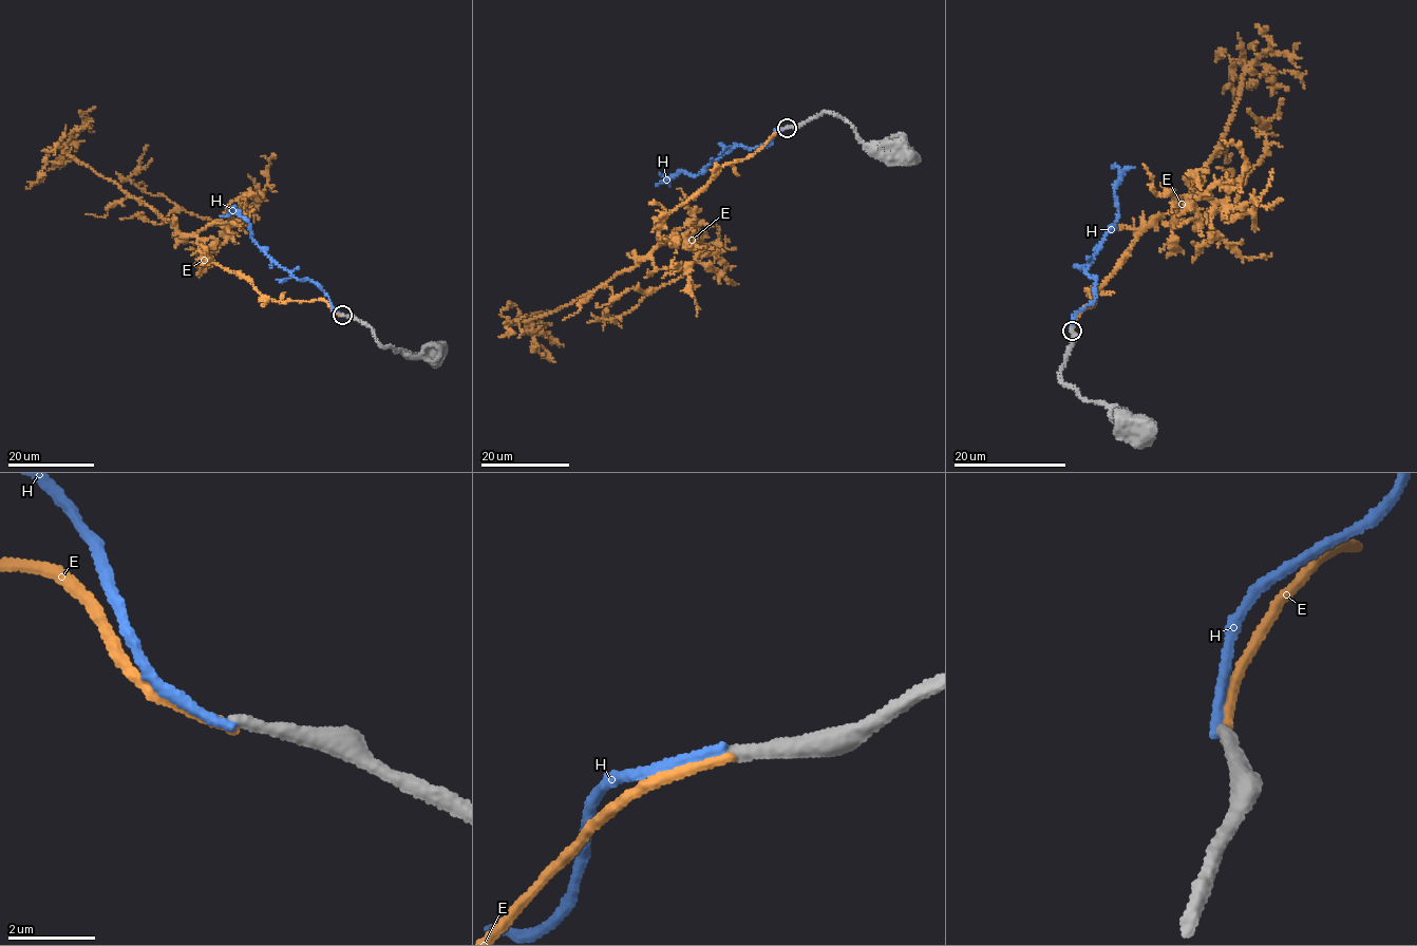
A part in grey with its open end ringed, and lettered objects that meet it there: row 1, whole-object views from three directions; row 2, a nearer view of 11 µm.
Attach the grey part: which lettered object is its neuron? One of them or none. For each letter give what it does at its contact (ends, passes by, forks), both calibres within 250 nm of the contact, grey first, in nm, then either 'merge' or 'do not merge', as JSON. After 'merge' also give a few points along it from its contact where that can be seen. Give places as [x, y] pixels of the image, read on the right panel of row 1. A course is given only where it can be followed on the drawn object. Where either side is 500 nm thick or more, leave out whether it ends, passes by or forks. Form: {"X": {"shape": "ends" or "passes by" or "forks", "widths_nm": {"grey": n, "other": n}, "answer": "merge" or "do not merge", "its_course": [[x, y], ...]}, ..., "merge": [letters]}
{"E": {"shape": "ends", "widths_nm": {"grey": 320, "other": 240}, "answer": "do not merge"}, "H": {"shape": "ends", "widths_nm": {"grey": 320, "other": 240}, "answer": "do not merge"}, "merge": []}

